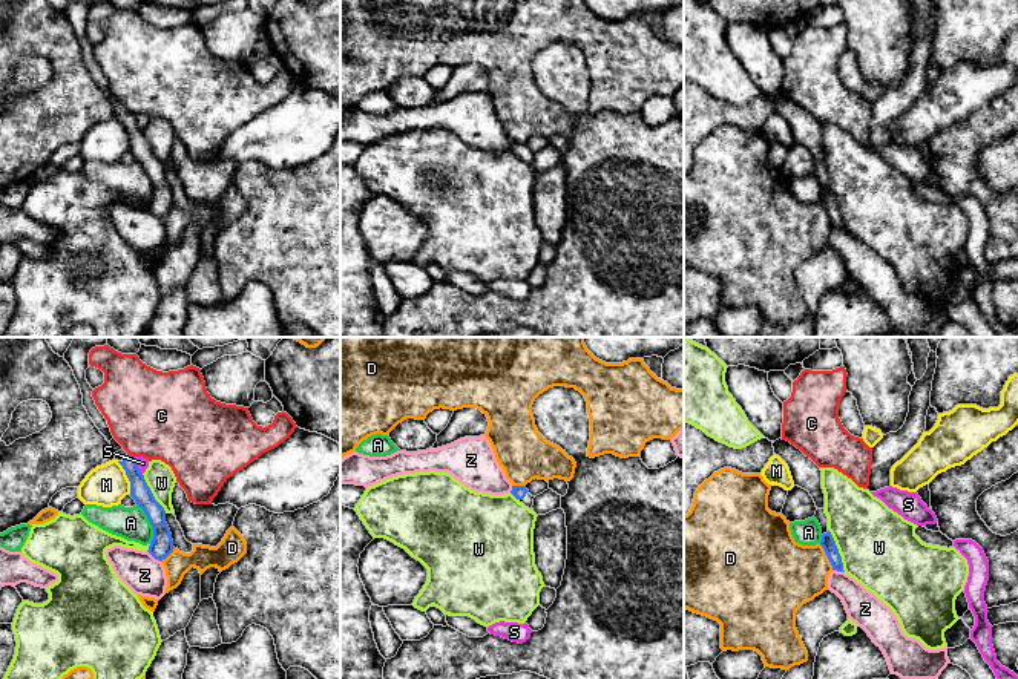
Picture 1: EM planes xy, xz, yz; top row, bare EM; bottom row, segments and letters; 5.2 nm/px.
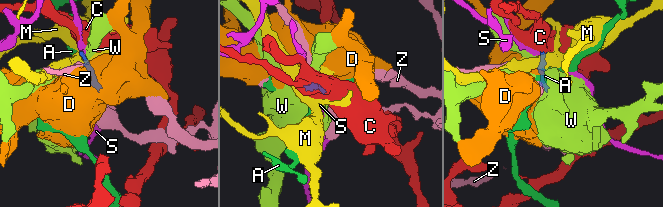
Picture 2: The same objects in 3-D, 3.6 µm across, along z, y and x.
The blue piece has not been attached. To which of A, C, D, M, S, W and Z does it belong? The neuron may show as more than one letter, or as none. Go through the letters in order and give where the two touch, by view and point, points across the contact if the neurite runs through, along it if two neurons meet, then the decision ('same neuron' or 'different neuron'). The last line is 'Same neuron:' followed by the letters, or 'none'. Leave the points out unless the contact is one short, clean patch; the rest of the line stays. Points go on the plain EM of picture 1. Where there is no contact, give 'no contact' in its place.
A: xy (151, 180) | along xy (137, 160), (152, 184), (151, 200) | different neuron
C: xy (131, 112) | along xy (128, 109), (134, 114) | different neuron
D: yz (827, 212) | along yz (819, 201), (833, 226) | different neuron
M: xy (128, 134) | along xy (117, 118), (124, 127), (131, 149) | different neuron
S: xy (137, 123) | along xy (134, 114), (141, 131) | different neuron
W: yz (837, 207) | different neuron
Z: xy (154, 213) | along xy (147, 207), (160, 218) | different neuron
Same neuron: none

